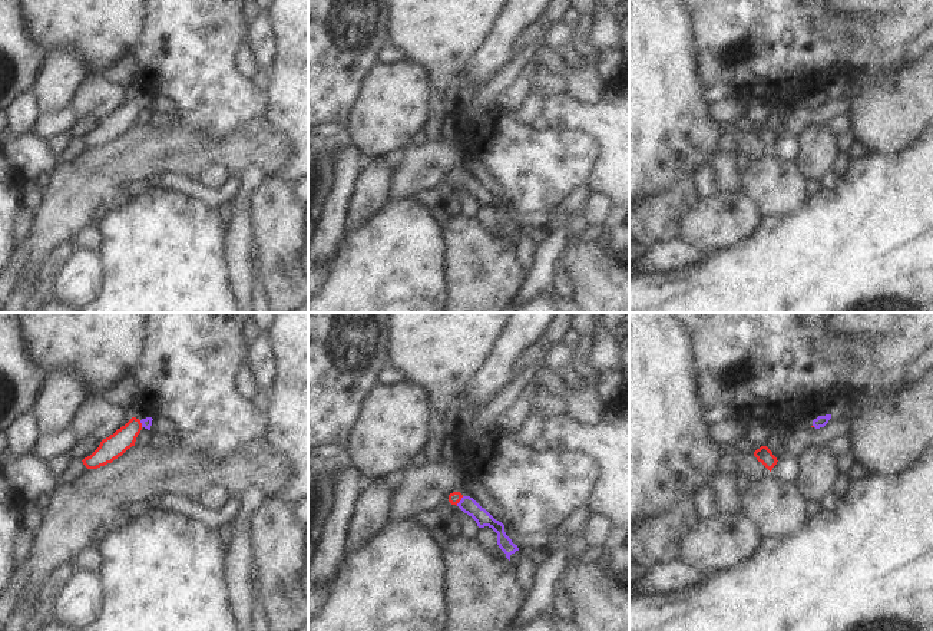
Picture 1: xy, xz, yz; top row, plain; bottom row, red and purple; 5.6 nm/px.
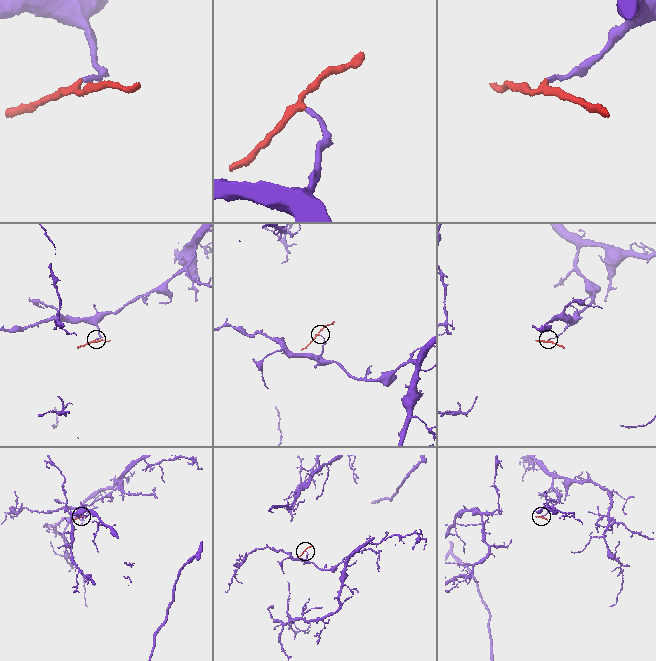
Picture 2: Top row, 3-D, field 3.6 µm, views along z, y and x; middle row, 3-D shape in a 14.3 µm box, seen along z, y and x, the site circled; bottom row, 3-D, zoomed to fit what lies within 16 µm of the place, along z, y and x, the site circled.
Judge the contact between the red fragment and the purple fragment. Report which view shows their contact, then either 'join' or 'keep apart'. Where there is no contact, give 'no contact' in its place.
meets red in xz; join

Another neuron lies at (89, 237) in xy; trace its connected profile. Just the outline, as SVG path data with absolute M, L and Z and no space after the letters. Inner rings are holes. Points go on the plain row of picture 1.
M93 225L79 229L73 235L73 239L77 248L99 251L99 248L102 247L102 235L99 232L99 228Z

